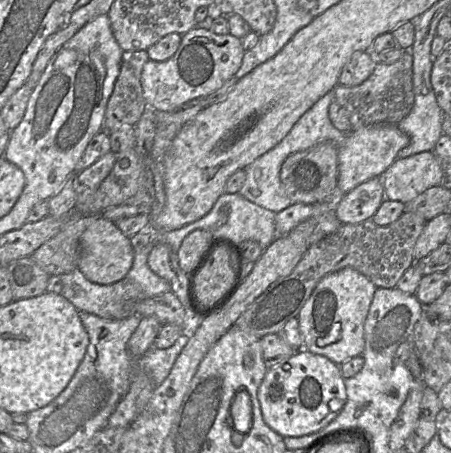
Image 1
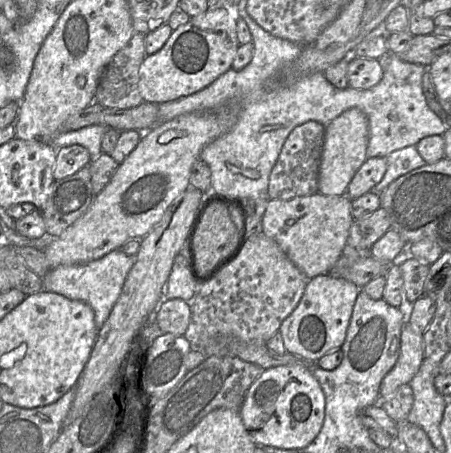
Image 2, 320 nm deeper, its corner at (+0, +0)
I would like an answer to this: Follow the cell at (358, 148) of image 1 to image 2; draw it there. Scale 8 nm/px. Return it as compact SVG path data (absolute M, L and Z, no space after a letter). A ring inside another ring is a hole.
M351 108L343 112L326 126L318 173L319 193L325 196L346 196L349 183L367 160L368 141L368 119L357 108Z

